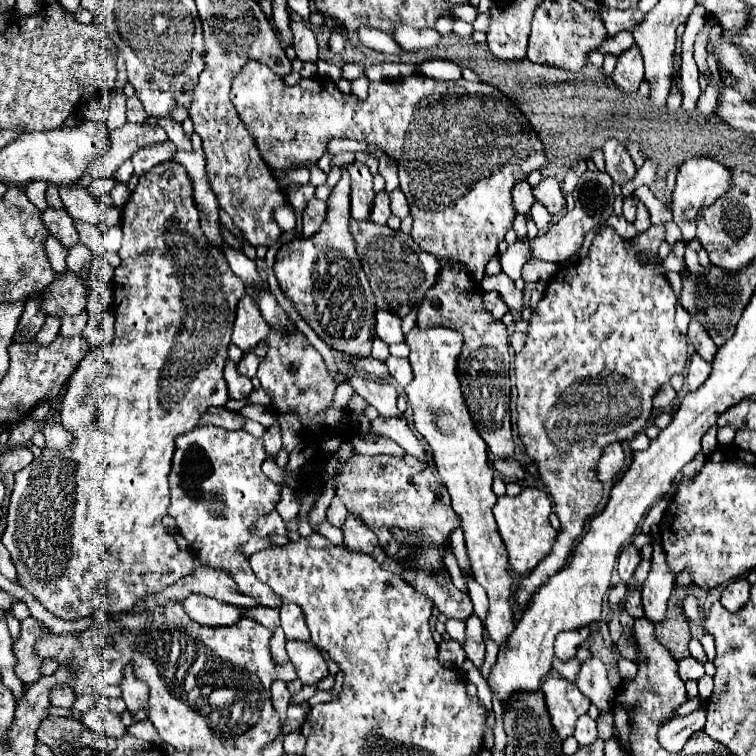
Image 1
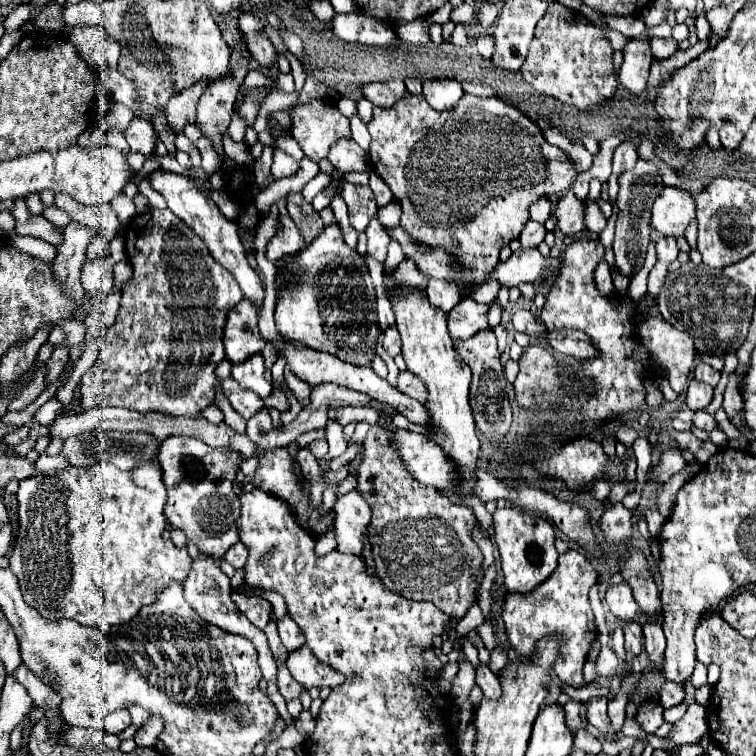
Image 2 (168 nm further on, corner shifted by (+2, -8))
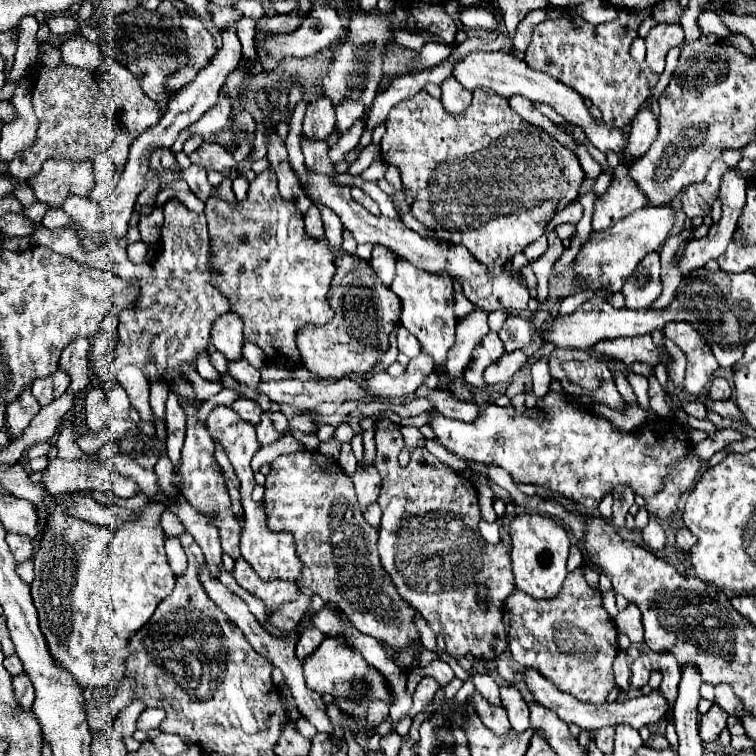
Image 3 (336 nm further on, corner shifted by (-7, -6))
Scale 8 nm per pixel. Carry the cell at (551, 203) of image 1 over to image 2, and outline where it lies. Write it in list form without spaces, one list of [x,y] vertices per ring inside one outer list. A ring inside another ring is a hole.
[[[570,191],[570,197],[562,197],[554,211],[554,217],[558,219],[558,229],[566,235],[576,235],[580,231],[586,231],[584,211],[586,211],[584,203]]]

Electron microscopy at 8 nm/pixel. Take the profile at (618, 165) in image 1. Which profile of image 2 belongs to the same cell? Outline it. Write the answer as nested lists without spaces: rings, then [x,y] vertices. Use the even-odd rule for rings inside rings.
[[[624,141],[616,147],[614,151],[614,159],[612,159],[612,169],[616,175],[632,169],[638,161],[638,153],[636,153],[636,145],[632,141]]]

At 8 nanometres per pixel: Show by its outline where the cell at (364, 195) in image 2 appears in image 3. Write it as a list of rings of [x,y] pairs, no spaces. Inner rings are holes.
[[[351,187],[351,195],[353,195],[353,199],[357,201],[357,203],[361,203],[369,213],[373,213],[373,215],[379,215],[379,205],[363,191],[363,189],[359,189],[359,187]]]

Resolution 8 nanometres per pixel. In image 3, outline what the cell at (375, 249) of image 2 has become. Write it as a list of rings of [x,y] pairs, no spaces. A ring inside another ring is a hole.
[[[375,245],[373,247],[373,257],[371,257],[371,267],[375,269],[375,273],[379,275],[379,279],[383,281],[383,285],[391,285],[391,281],[395,279],[395,265],[397,265],[397,255],[391,253],[387,247],[383,245]]]

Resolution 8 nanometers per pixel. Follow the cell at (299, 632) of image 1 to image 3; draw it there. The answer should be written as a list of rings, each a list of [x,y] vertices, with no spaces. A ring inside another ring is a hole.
[[[307,627],[307,629],[301,633],[299,641],[297,641],[297,657],[299,657],[299,659],[305,659],[309,653],[313,653],[313,651],[319,647],[319,643],[321,643],[323,639],[325,639],[325,637],[323,637],[323,633],[321,633],[319,629]]]

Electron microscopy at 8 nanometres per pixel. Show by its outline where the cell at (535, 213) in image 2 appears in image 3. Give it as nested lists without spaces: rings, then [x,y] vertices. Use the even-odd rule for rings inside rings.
[[[573,201],[571,205],[563,207],[561,211],[557,211],[557,213],[553,215],[553,219],[547,223],[547,231],[551,231],[555,225],[561,225],[561,223],[573,223],[573,225],[575,225],[575,223],[581,219],[581,215],[583,215],[581,203],[579,203],[579,201]]]

